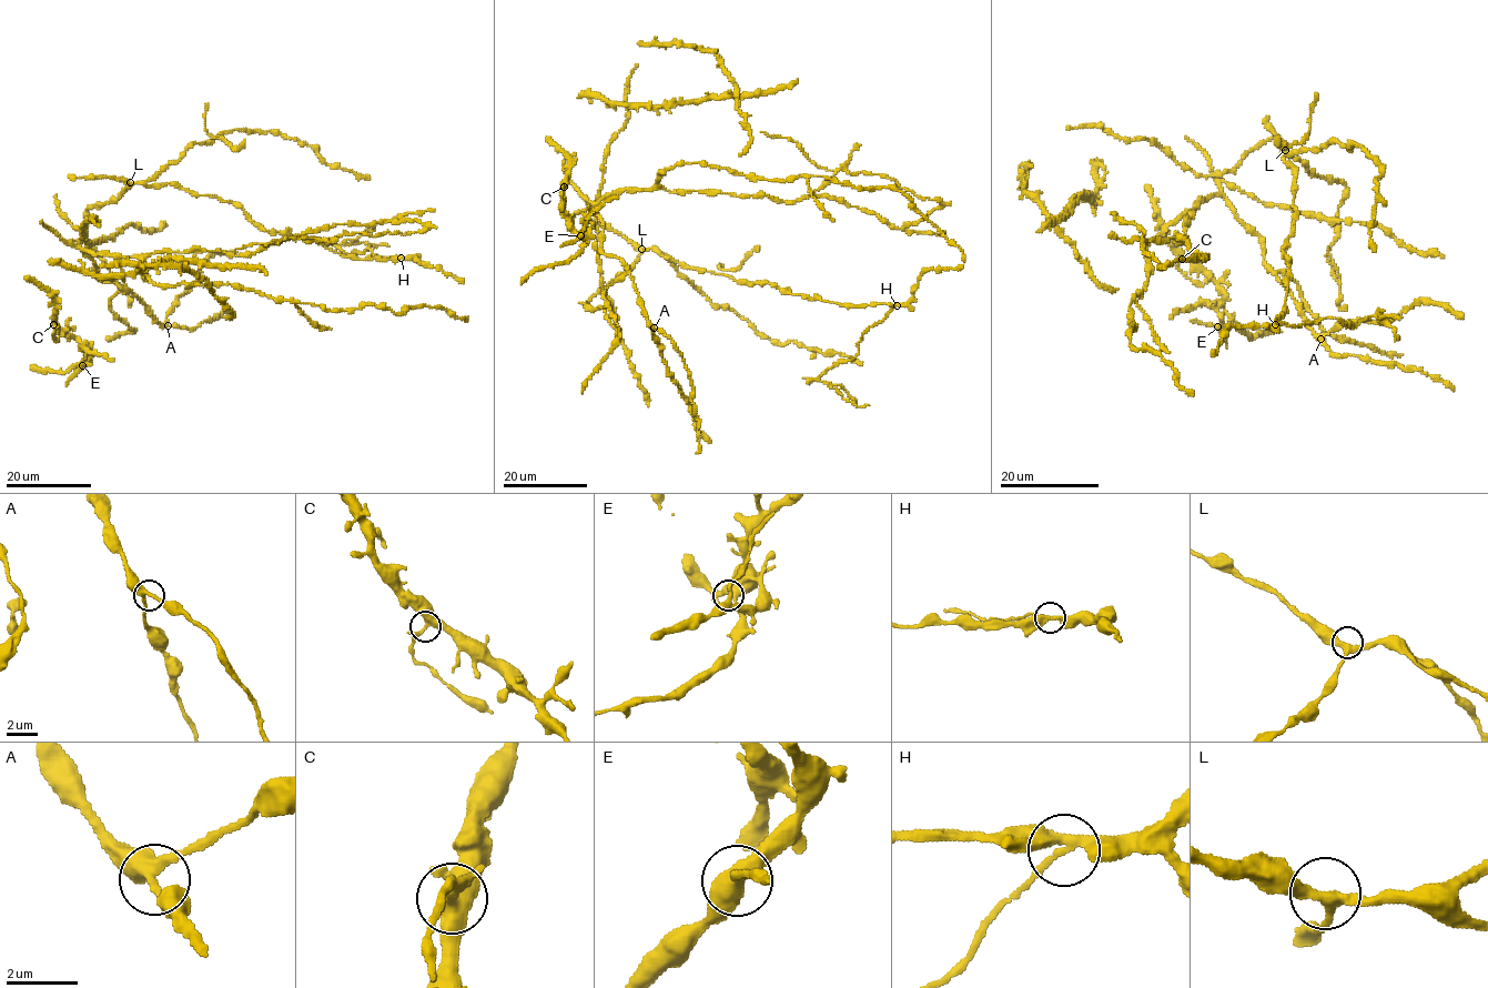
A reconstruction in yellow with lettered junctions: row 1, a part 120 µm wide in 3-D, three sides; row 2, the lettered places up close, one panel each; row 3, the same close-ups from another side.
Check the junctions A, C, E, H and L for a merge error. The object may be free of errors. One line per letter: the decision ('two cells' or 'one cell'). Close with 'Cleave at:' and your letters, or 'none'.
A: one cell
C: one cell
E: one cell
H: two cells
L: one cell
Cleave at: H

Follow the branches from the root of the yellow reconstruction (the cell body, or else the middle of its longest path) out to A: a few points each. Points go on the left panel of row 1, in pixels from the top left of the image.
A: (114, 241), (72, 242), (92, 260), (98, 275), (131, 292), (145, 312), (168, 325)

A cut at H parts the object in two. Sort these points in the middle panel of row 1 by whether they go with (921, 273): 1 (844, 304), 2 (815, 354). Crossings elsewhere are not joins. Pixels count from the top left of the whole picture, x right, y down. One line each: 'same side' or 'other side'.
1: same side
2: same side

